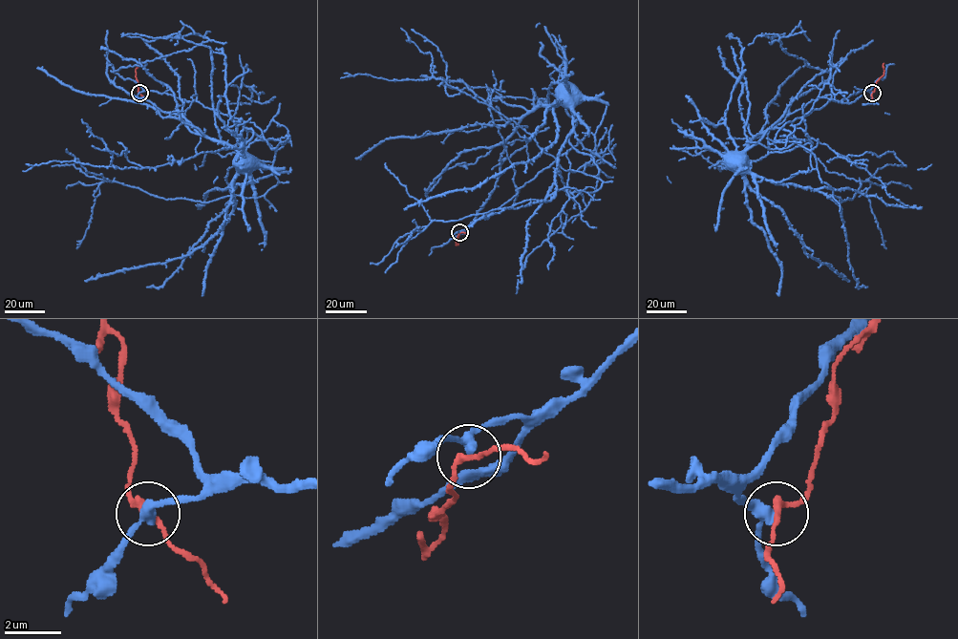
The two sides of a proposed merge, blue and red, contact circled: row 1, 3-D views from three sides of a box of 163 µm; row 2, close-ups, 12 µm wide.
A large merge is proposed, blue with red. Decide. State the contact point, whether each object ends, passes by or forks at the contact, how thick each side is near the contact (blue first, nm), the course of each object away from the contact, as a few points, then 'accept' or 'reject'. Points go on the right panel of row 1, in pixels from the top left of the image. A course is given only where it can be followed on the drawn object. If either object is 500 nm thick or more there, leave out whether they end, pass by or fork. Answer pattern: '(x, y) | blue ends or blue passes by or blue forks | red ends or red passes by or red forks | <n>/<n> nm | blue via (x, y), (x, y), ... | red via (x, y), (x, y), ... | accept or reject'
(872, 93) | blue passes by | red passes by | 280/200 nm | blue via (872, 93), (830, 100), (787, 122), (774, 143), (788, 148), (795, 138), (770, 128), (728, 159) | red via (872, 93), (883, 74), (883, 63) | reject

